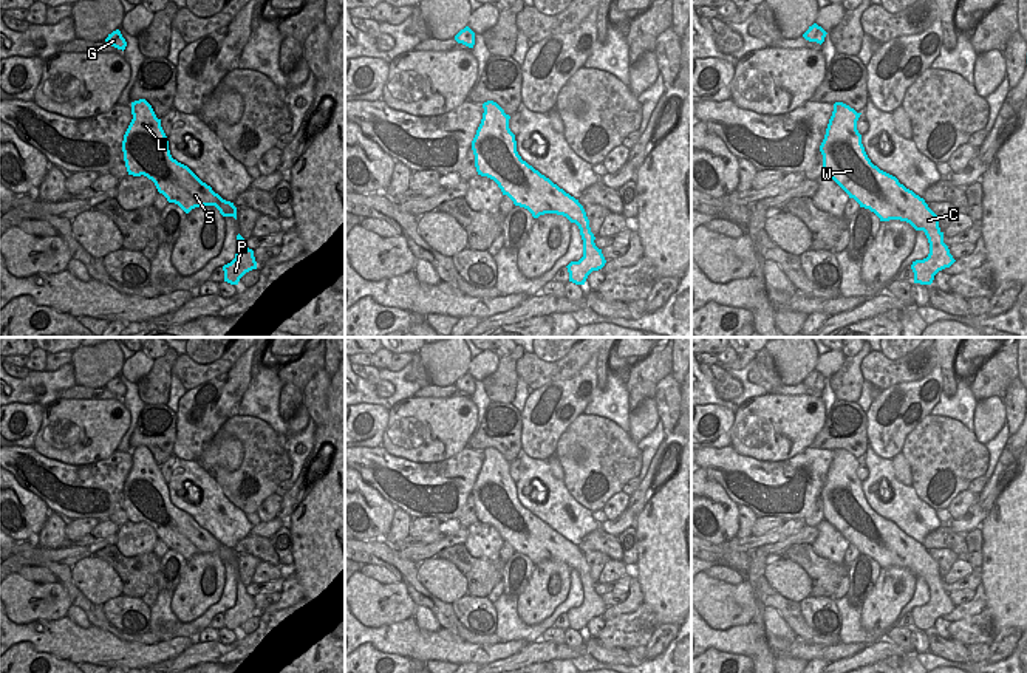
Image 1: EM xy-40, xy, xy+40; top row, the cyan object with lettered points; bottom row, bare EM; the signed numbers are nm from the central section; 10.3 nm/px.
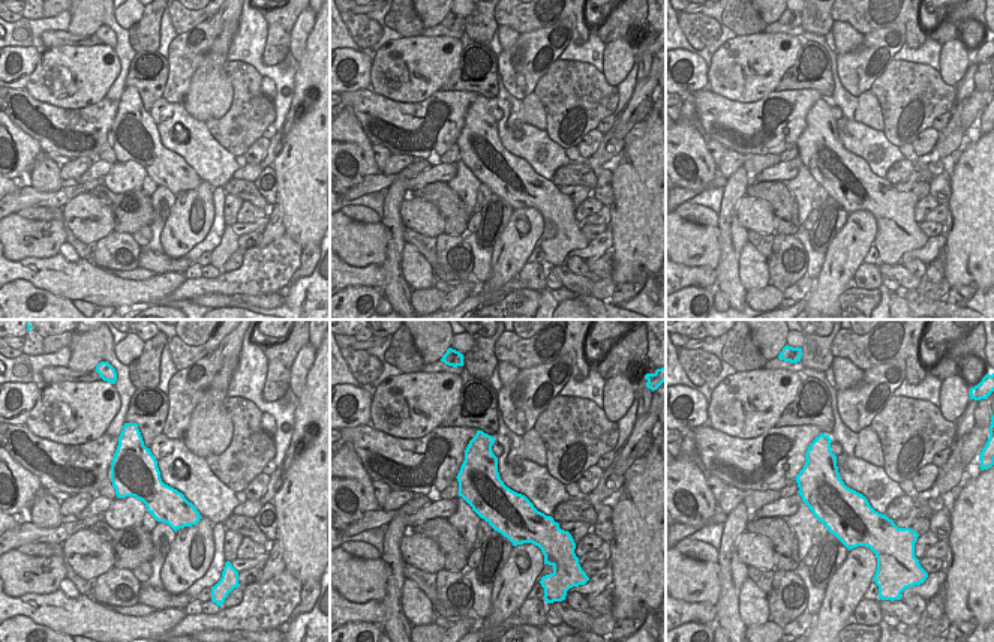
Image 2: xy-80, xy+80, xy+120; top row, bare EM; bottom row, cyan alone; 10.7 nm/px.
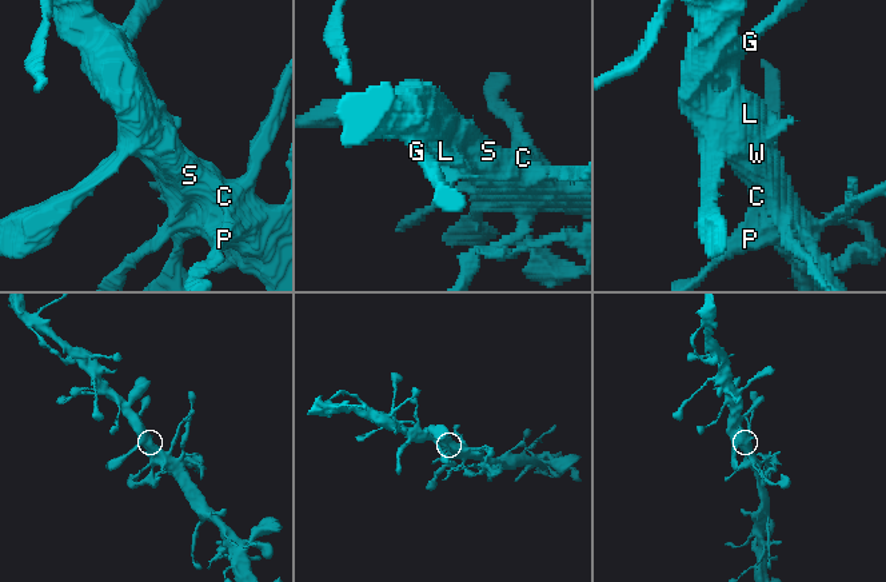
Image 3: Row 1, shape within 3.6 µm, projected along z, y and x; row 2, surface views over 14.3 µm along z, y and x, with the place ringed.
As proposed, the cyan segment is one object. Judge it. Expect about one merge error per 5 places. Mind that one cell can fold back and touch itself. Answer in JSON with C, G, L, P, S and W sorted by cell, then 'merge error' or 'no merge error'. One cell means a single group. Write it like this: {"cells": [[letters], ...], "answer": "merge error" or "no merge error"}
{"cells": [["C", "G", "L", "P", "S", "W"]], "answer": "no merge error"}

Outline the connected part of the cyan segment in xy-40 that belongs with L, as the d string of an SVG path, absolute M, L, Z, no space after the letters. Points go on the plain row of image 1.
M145 446L131 449L133 466L124 481L122 498L128 521L147 523L152 526L159 540L169 549L178 551L186 560L195 554L215 552L223 563L234 563L237 566L237 554L234 549L223 546L203 529L187 512L172 504L167 483L161 473L161 466L156 464L152 452Z

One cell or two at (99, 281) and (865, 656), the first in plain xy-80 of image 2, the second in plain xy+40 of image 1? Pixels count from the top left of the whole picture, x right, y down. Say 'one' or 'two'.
two

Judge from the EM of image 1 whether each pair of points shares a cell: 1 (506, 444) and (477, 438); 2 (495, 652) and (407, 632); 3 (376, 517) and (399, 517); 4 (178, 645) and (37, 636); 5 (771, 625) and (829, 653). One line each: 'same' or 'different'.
1: same
2: same
3: different
4: same
5: different

